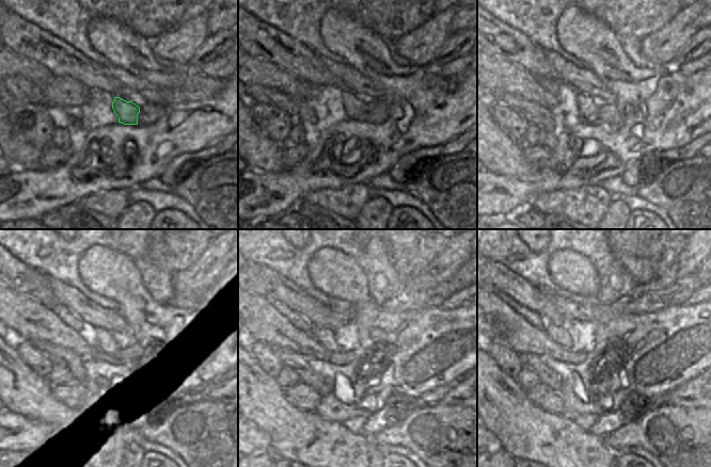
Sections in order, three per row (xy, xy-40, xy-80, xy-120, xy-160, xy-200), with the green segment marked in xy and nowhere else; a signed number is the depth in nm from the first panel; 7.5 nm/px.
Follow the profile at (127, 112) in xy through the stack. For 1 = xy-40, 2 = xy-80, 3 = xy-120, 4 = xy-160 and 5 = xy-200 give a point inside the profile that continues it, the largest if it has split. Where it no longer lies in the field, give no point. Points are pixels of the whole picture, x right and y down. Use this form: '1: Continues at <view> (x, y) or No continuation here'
1: Continues at xy-40 (354, 108)
2: Continues at xy-80 (588, 107)
3: Continues at xy-120 (107, 342)
4: Continues at xy-160 (325, 336)
5: Continues at xy-200 (559, 335).

